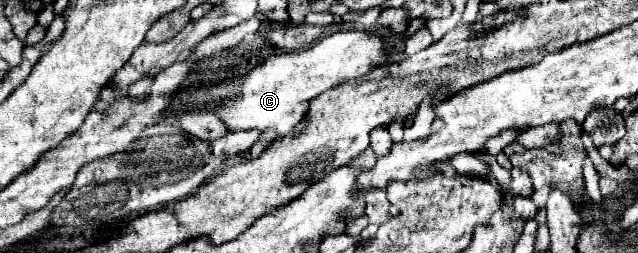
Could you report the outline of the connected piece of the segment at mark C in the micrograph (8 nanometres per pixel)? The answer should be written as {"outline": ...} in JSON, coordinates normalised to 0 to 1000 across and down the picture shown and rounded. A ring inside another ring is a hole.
{"outline":[[[527,126],[483,198],[458,213],[433,213],[404,253],[389,300],[373,324],[386,340],[386,372],[348,395],[339,419],[339,458],[354,482],[361,522],[373,514],[433,514],[436,538],[448,538],[476,458],[486,395],[514,348],[527,348],[545,316],[577,292],[589,261],[608,253],[614,213],[605,198],[599,150],[574,126]]]}

